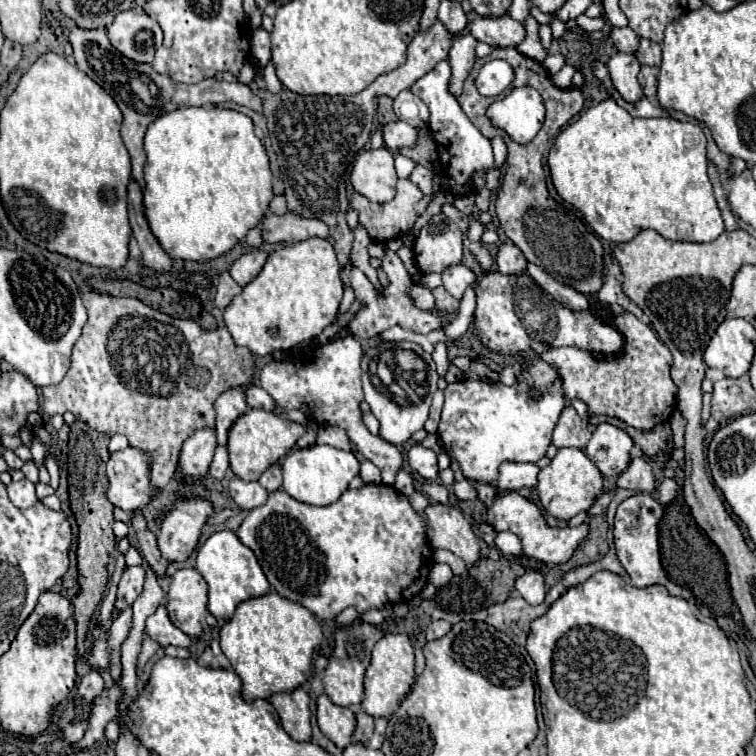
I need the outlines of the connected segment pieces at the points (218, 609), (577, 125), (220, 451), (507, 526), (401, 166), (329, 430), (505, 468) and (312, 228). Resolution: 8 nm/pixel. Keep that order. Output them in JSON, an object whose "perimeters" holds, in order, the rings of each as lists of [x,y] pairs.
{"perimeters":[[[[218,531],[206,539],[206,543],[198,549],[196,569],[200,571],[200,575],[206,579],[210,587],[208,611],[218,619],[230,619],[238,603],[250,597],[266,595],[270,591],[270,583],[266,581],[266,575],[262,573],[254,553],[246,545],[242,545],[236,533],[232,531]]],[[[606,99],[584,111],[556,137],[548,155],[548,167],[558,195],[576,207],[586,223],[606,241],[626,243],[642,229],[654,229],[668,241],[688,243],[710,243],[724,233],[724,219],[706,173],[706,137],[698,123],[672,117],[632,117],[614,99]]],[[[218,447],[218,449],[216,449],[216,455],[214,455],[212,463],[210,463],[208,473],[210,473],[214,479],[220,479],[220,481],[222,481],[226,469],[228,469],[228,453],[226,453],[226,447]]],[[[508,491],[508,493],[496,497],[494,503],[488,509],[486,519],[494,527],[494,531],[514,533],[522,541],[524,555],[528,555],[532,559],[538,559],[538,561],[544,561],[544,563],[550,563],[550,565],[566,563],[572,557],[578,543],[588,535],[588,525],[586,523],[582,523],[578,527],[548,527],[540,509],[516,491]]],[[[400,153],[396,155],[396,173],[398,173],[398,177],[410,177],[414,165],[416,163],[412,159],[408,159],[408,157],[400,155]]],[[[320,427],[318,429],[318,437],[316,437],[316,443],[326,443],[330,447],[336,447],[336,449],[346,449],[346,451],[356,451],[352,445],[350,445],[350,439],[346,437],[346,431],[344,429],[338,429],[338,427]]],[[[504,461],[500,465],[500,475],[496,479],[498,489],[520,489],[520,487],[536,487],[538,467],[534,463],[512,463]]],[[[296,213],[284,215],[266,215],[262,221],[262,237],[268,243],[296,243],[310,237],[322,237],[334,243],[332,235],[328,233],[328,225],[320,219],[304,219]]]]}

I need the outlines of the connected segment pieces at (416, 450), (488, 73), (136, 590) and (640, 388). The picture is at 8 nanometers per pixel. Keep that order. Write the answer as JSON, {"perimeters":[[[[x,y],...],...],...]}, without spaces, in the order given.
{"perimeters":[[[[420,443],[412,445],[410,451],[406,453],[406,459],[414,471],[418,471],[424,479],[436,479],[438,477],[438,465],[434,451],[422,447]]],[[[506,61],[488,62],[478,75],[478,89],[482,95],[500,95],[514,79],[514,71]]],[[[126,567],[124,575],[122,575],[122,581],[118,585],[118,593],[116,593],[116,603],[114,603],[114,611],[112,611],[112,619],[118,617],[120,611],[128,609],[134,599],[140,595],[142,591],[142,583],[144,583],[144,567]]],[[[632,313],[616,317],[614,325],[624,335],[624,351],[616,357],[606,357],[604,361],[598,361],[598,357],[592,357],[590,353],[574,347],[548,349],[544,353],[534,353],[532,357],[552,365],[562,379],[564,395],[568,399],[582,399],[588,405],[590,415],[616,417],[630,427],[648,431],[654,425],[668,421],[676,405],[678,387],[670,377],[672,353],[656,337],[656,333]]]]}

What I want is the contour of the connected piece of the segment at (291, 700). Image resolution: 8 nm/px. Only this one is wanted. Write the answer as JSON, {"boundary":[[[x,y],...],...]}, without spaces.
{"boundary":[[[298,687],[290,693],[276,693],[268,699],[276,713],[280,715],[282,727],[294,741],[310,741],[310,709],[308,709],[308,693]]]}

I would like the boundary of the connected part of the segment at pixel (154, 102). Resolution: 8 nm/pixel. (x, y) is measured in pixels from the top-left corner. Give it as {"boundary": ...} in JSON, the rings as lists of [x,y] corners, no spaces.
{"boundary":[[[72,27],[70,29],[70,43],[74,47],[74,59],[80,71],[84,71],[90,79],[94,79],[100,87],[106,89],[106,93],[112,95],[112,99],[116,101],[116,105],[120,107],[124,119],[122,119],[122,139],[124,145],[130,153],[132,159],[132,177],[140,183],[140,187],[144,187],[144,179],[142,179],[142,167],[146,163],[146,153],[142,147],[142,139],[144,133],[148,129],[148,125],[152,121],[156,121],[158,117],[178,109],[178,107],[202,107],[208,103],[238,103],[244,105],[248,109],[254,111],[262,111],[262,99],[248,87],[248,85],[240,85],[240,83],[226,83],[226,81],[218,81],[218,79],[206,79],[200,81],[196,85],[184,85],[184,83],[174,83],[170,81],[170,77],[156,73],[148,63],[134,63],[126,57],[122,57],[110,43],[106,29],[80,29],[80,27]]]}

